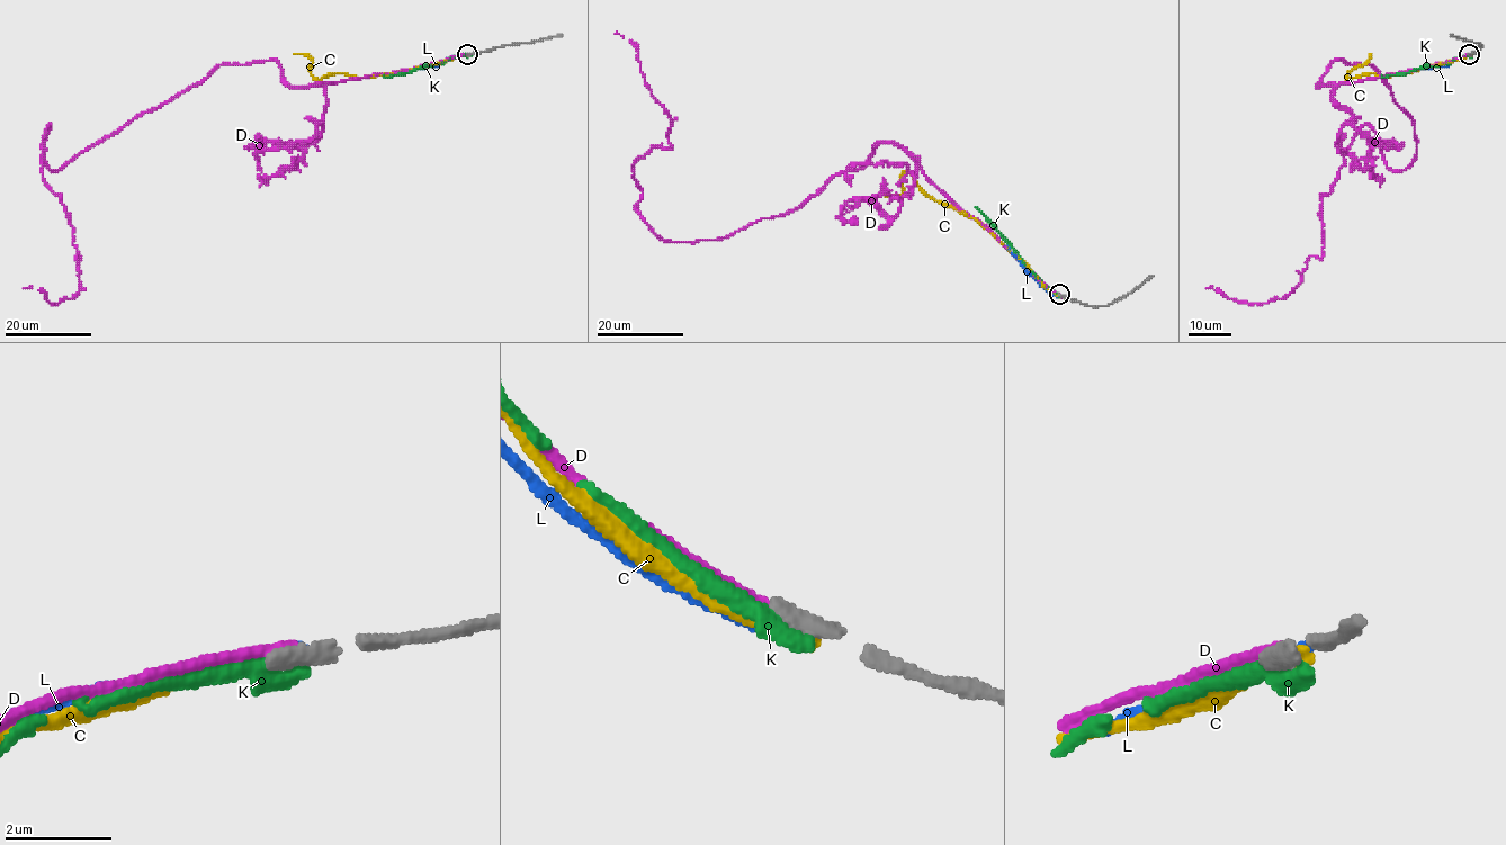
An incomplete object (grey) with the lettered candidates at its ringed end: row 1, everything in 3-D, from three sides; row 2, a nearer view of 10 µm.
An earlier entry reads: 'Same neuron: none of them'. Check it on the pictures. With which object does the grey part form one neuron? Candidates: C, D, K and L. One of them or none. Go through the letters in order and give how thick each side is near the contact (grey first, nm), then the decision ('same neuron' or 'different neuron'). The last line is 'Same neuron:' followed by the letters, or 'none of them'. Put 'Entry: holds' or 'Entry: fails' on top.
Entry: holds
C: 400 nm thick on the grey side, 280 nm on the other; different neuron
D: 400 nm thick on the grey side, 240 nm on the other; different neuron
K: 400 nm thick on the grey side, 500 nm on the other; different neuron
L: 400 nm thick on the grey side, 200 nm on the other; different neuron
Same neuron: none of them

